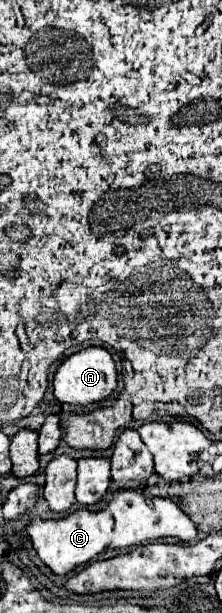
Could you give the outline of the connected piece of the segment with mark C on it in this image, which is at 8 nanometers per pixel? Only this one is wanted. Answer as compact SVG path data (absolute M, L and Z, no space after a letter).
M118 490L112 494L112 500L104 510L92 512L80 508L64 518L56 520L42 520L34 518L26 526L32 544L46 566L58 576L74 570L74 566L86 564L96 554L104 552L106 548L130 548L138 544L146 544L158 538L174 536L180 542L190 542L198 536L194 522L178 508L178 504L170 498L152 498L134 492L134 490Z

